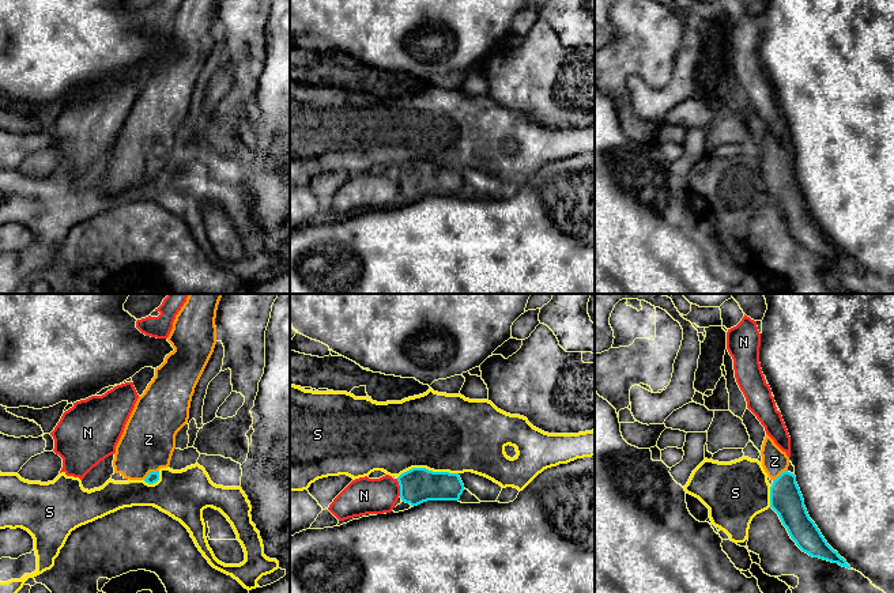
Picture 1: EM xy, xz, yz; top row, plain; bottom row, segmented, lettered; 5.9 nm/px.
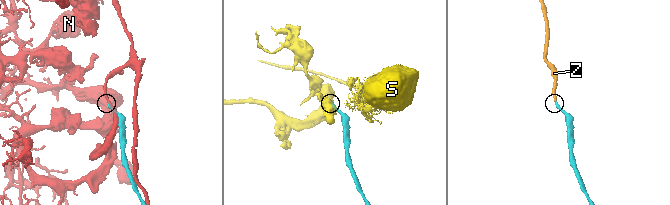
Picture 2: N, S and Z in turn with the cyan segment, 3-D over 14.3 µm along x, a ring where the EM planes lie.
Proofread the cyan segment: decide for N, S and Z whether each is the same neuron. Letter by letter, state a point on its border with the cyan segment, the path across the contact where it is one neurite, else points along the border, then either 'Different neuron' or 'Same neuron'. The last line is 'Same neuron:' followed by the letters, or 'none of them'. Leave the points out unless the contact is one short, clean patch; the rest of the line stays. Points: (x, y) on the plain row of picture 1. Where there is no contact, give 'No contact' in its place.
N: Touches cyan at xz (400, 182). Different neuron
S: Touches cyan at xz (427, 165). Boundary: xz (457, 167), (433, 167), (425, 163), (410, 163), (398, 173). Different neuron
Z: Touches cyan at xy (150, 167). Path across: xy (153, 173), (150, 167), (148, 135). Same neuron
Same neuron: Z

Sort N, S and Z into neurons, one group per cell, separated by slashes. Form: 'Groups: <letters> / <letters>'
Groups: N / S / Z

